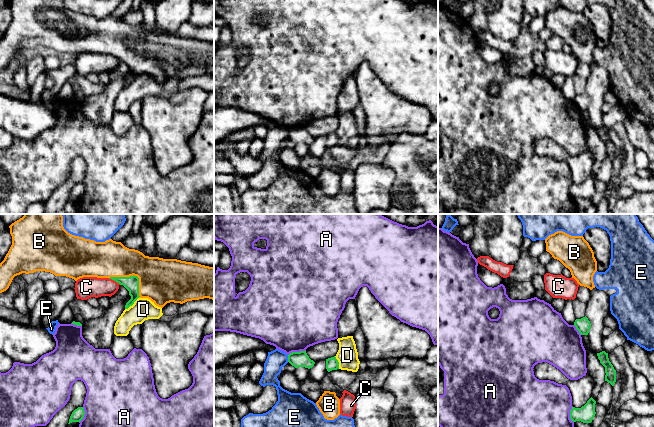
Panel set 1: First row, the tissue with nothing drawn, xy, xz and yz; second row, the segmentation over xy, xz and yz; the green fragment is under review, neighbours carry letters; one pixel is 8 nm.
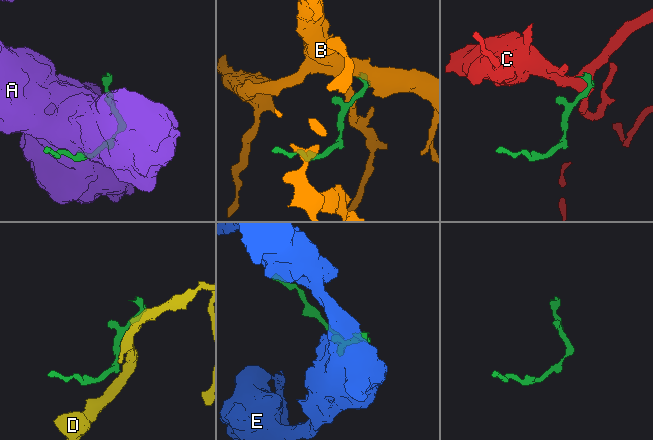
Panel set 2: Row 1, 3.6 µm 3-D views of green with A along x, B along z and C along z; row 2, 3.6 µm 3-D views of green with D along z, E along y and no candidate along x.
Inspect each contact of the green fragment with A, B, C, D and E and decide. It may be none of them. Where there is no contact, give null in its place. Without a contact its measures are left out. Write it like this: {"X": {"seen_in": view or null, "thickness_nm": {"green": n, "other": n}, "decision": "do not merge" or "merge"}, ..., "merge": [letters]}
{"A": {"seen_in": "xz", "thickness_nm": {"green": 130, "other": 480}, "decision": "do not merge"}, "B": {"seen_in": "xy", "thickness_nm": {"green": 120, "other": 360}, "decision": "merge"}, "C": {"seen_in": "xy", "thickness_nm": {"green": 120, "other": 170}, "decision": "do not merge"}, "D": {"seen_in": "xy", "thickness_nm": {"green": 120, "other": 180}, "decision": "do not merge"}, "E": {"seen_in": "xz", "thickness_nm": {"green": 130, "other": 160}, "decision": "do not merge"}, "merge": ["B"]}

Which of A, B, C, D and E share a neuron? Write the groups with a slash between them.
A / B / C / D / E

